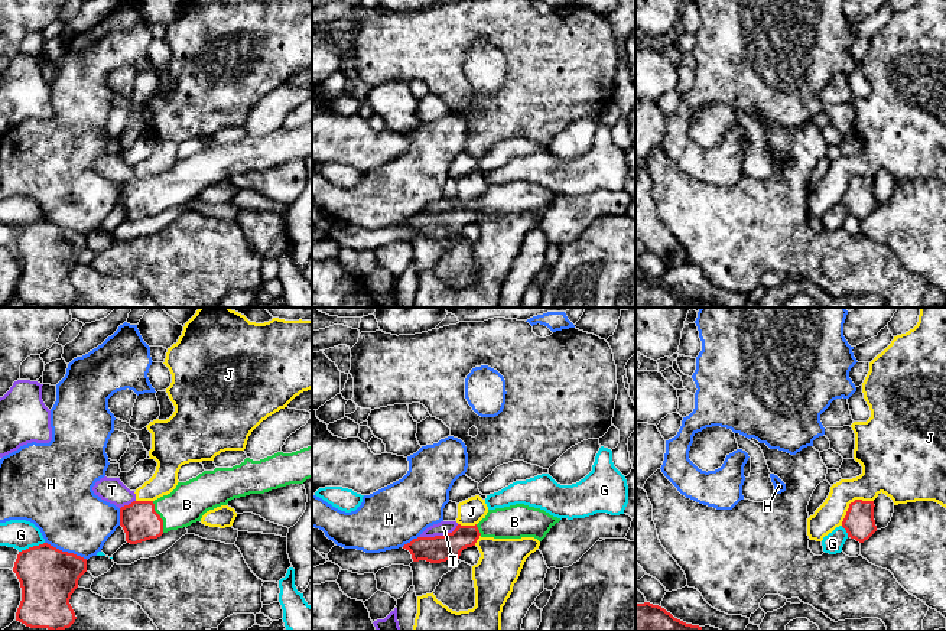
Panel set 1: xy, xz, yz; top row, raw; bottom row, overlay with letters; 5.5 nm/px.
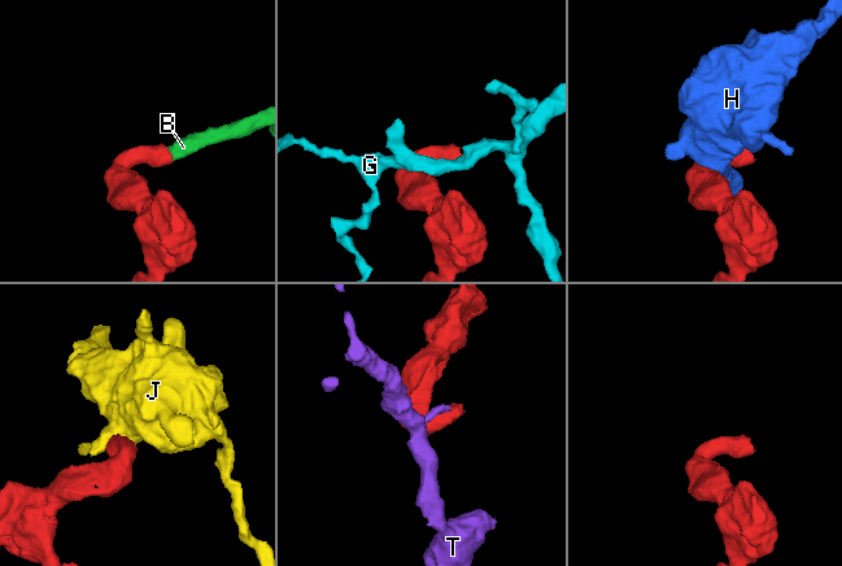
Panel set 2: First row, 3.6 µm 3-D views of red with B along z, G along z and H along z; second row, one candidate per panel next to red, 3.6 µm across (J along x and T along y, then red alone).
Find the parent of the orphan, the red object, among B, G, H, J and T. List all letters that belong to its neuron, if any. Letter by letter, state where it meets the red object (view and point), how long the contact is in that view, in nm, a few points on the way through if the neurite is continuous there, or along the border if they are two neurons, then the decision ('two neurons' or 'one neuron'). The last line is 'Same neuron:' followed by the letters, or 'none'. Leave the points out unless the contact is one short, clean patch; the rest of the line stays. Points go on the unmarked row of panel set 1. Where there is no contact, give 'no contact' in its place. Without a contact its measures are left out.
B: contact xy (159, 194); length 190 nm; way xy (139, 197), (159, 194), (187, 181); one neuron
G: contact xy (31, 224); length 160 nm; two neurons
H: contact xy (67, 228); length 260 nm; two neurons
J: contact yz (851, 179); length 240 nm; border yz (873, 176), (854, 176), (841, 201); two neurons
T: contact xz (438, 212); length 240 nm; border xz (458, 201), (444, 211), (419, 214); two neurons
Same neuron: B

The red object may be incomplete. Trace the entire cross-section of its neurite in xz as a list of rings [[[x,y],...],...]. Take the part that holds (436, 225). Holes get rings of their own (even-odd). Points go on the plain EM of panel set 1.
[[[516,180],[488,186],[487,192],[475,202],[458,201],[452,209],[445,212],[413,215],[403,225],[410,228],[413,238],[441,240],[459,235],[461,228],[475,222],[479,214],[534,214],[542,218],[559,198],[560,195],[550,192],[544,186]]]

